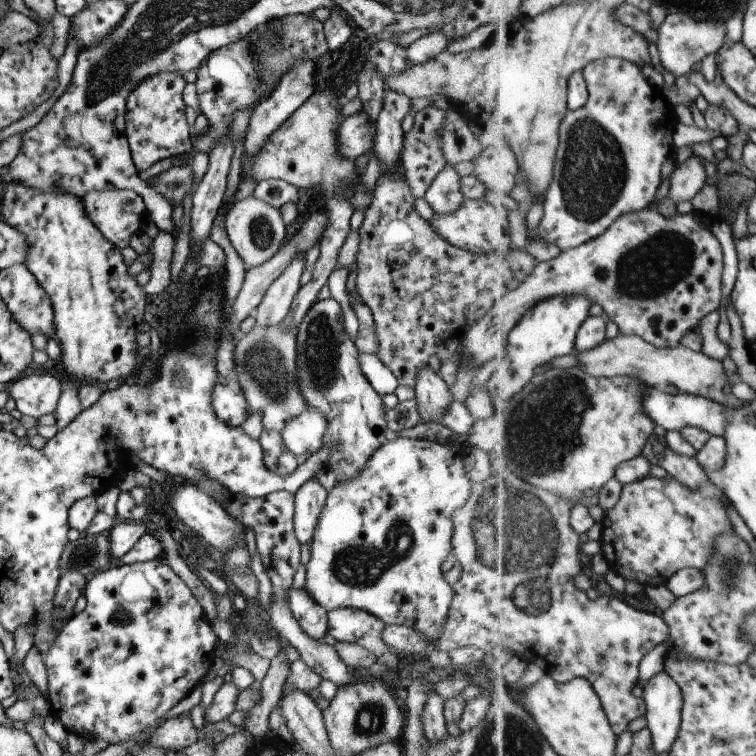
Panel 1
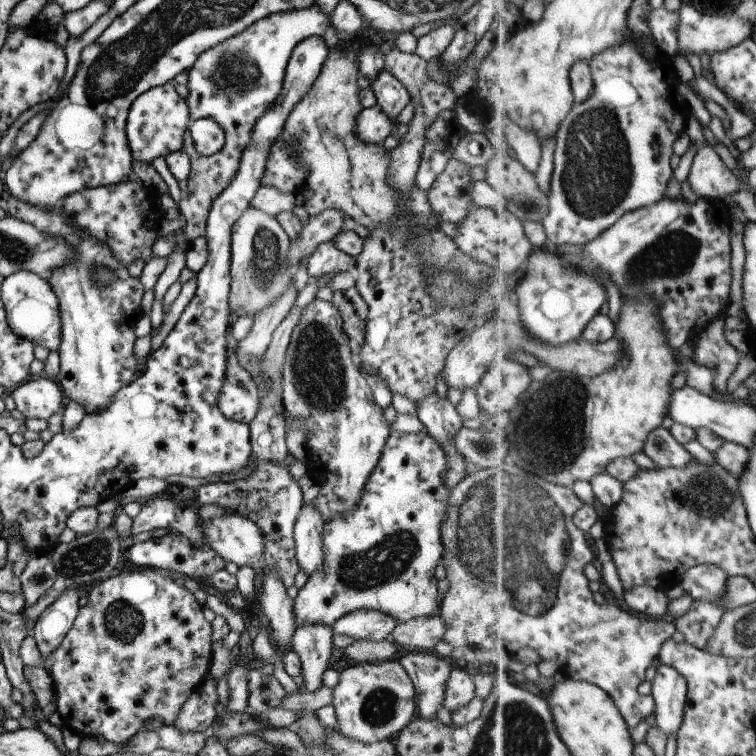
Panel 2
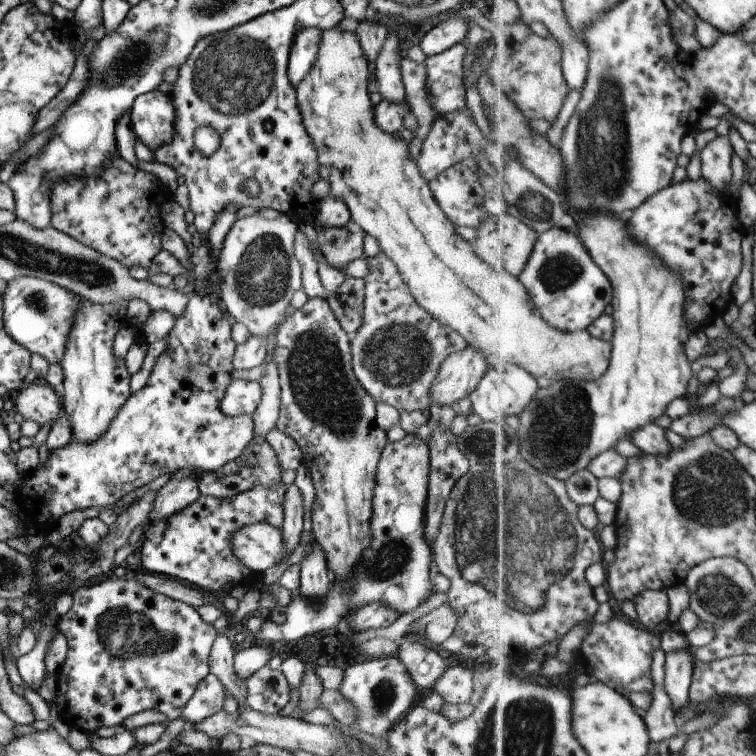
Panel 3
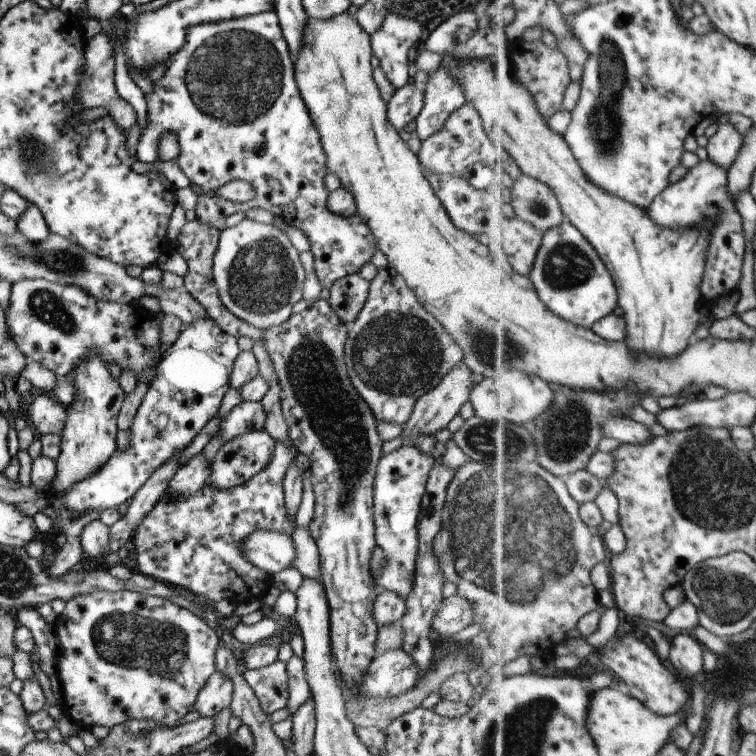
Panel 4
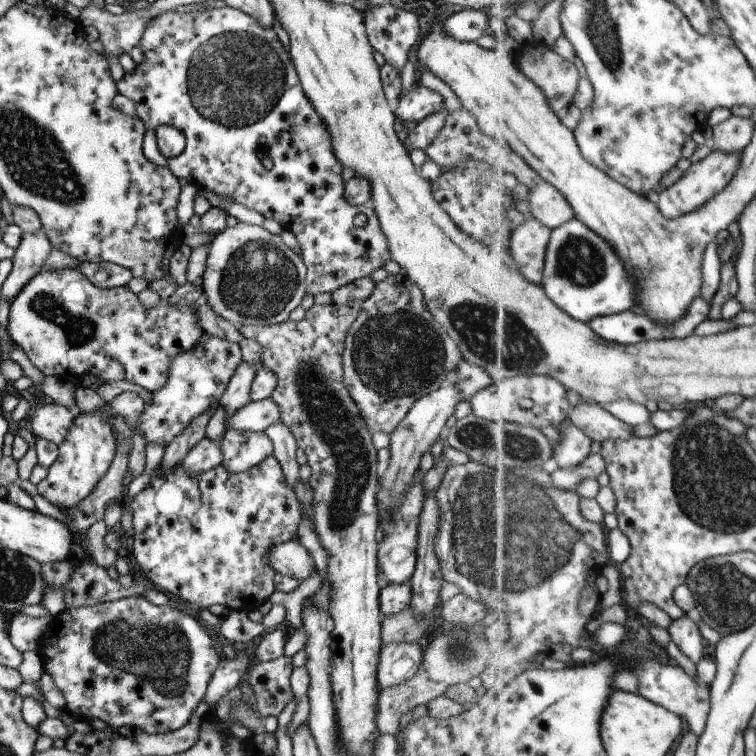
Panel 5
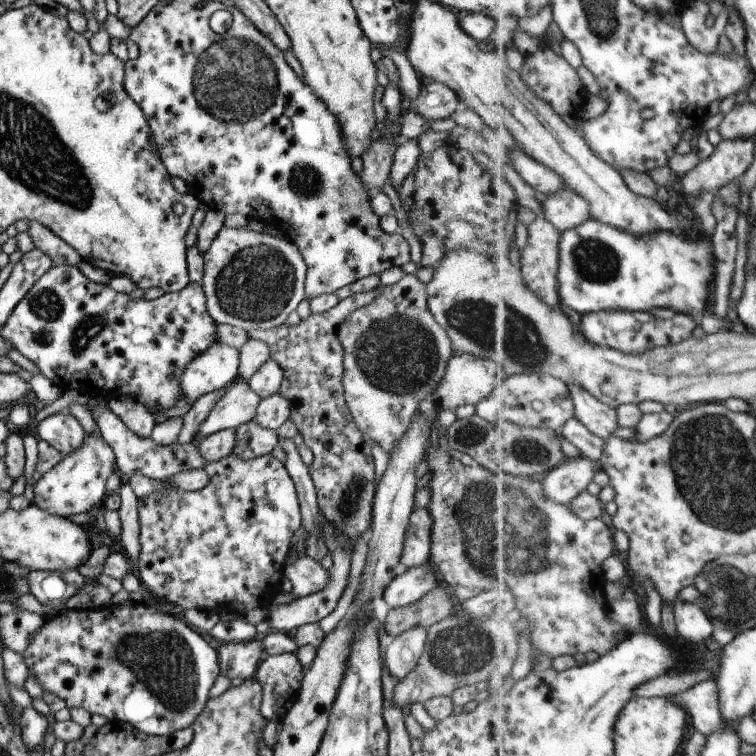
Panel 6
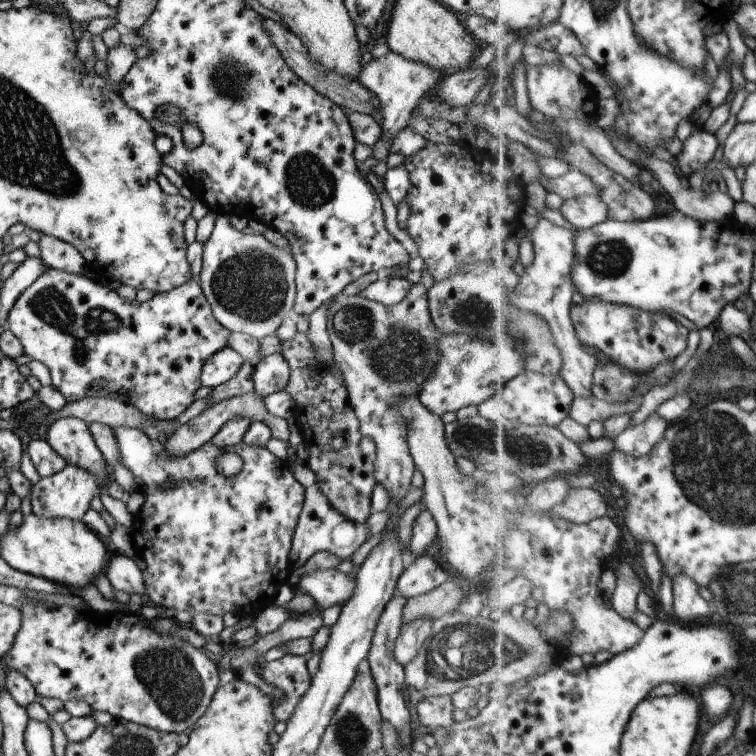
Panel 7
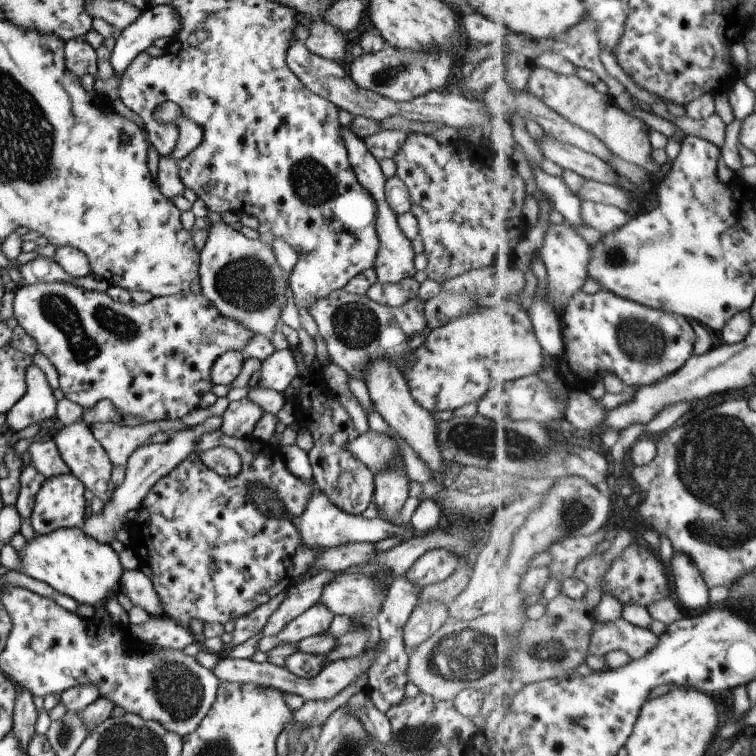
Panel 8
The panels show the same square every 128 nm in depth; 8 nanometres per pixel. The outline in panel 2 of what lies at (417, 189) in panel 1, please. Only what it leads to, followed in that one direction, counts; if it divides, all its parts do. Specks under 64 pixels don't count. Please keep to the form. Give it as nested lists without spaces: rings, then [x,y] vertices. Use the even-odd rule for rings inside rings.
[[[448,110],[438,115],[434,124],[426,130],[426,142],[415,176],[415,186],[427,192],[446,163],[453,158],[464,133],[457,120],[457,113]]]

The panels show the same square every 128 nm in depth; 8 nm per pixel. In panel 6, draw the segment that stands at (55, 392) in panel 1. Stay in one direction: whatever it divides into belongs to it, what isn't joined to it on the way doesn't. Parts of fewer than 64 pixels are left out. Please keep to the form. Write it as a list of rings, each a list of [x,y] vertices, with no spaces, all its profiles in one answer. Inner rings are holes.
[[[67,411],[44,418],[36,428],[42,441],[56,448],[62,456],[72,453],[83,444],[86,432],[80,422]]]

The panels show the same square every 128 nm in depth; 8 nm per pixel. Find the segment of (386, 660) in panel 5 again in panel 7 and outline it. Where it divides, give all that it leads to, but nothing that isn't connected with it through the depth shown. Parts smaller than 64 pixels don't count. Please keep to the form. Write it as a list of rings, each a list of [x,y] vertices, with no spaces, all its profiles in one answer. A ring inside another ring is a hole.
[[[418,618],[408,624],[401,626],[398,638],[394,642],[394,658],[400,662],[403,667],[410,663],[410,660],[418,654],[422,644],[428,637],[432,637],[432,618]]]

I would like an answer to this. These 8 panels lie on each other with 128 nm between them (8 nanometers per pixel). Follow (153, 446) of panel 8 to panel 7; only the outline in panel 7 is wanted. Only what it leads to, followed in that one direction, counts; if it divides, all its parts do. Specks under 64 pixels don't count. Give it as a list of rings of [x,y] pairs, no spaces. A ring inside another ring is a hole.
[[[252,391],[241,394],[240,396],[224,399],[216,405],[210,406],[208,410],[203,410],[202,414],[198,414],[198,416],[193,418],[190,422],[182,424],[180,428],[176,428],[176,430],[170,434],[170,438],[166,438],[166,440],[162,441],[162,444],[164,444],[164,448],[168,450],[170,456],[186,456],[186,454],[198,450],[198,448],[205,445],[206,442],[211,441],[212,438],[218,434],[220,428],[222,428],[230,418],[236,418],[236,416],[248,416],[252,421],[265,422],[271,428],[274,437],[278,438],[278,440],[282,440],[282,442],[288,443],[288,438],[290,438],[291,433],[289,430],[291,420],[272,416],[272,414],[266,410],[263,398],[260,398],[255,391]]]

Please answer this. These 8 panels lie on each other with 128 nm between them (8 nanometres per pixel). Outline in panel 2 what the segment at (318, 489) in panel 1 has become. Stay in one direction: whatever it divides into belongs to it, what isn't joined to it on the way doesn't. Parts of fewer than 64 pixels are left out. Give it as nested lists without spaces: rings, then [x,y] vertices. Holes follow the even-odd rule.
[[[314,504],[300,509],[296,519],[293,537],[300,571],[308,578],[322,568],[324,562],[324,520]]]

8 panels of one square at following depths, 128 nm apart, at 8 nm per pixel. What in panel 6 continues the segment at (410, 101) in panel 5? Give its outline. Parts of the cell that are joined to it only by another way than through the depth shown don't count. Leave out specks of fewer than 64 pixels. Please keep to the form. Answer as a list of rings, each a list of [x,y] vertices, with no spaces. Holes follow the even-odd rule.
[[[435,81],[423,83],[420,93],[415,96],[415,103],[413,104],[413,110],[428,121],[440,120],[451,116],[459,107],[460,104],[455,93],[450,88]]]

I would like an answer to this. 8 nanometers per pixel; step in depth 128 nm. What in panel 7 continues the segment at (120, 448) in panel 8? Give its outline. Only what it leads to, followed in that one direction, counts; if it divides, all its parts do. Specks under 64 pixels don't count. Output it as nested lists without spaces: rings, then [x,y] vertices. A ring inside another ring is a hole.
[[[92,423],[88,428],[94,438],[94,442],[98,445],[104,460],[110,470],[111,480],[114,480],[122,486],[125,495],[137,485],[135,476],[122,466],[120,462],[120,450],[118,450],[118,442],[114,436],[114,430],[100,423]]]

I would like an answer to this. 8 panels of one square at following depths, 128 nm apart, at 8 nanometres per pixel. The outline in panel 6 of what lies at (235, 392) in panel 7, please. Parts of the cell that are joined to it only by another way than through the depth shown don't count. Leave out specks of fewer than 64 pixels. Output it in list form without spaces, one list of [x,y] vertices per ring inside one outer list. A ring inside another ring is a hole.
[[[225,388],[218,389],[212,393],[203,395],[196,400],[192,408],[186,412],[183,418],[183,426],[180,430],[177,442],[180,445],[194,443],[199,432],[199,427],[206,421],[211,414],[218,400],[224,395]]]

